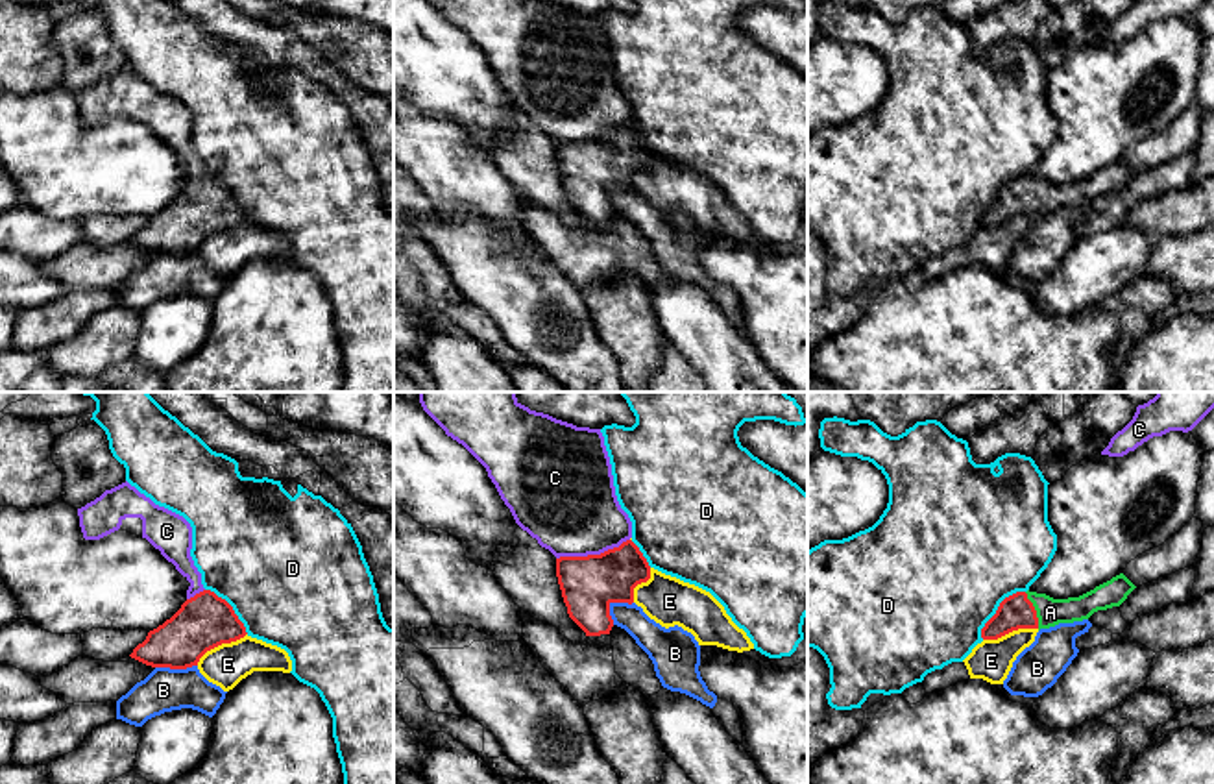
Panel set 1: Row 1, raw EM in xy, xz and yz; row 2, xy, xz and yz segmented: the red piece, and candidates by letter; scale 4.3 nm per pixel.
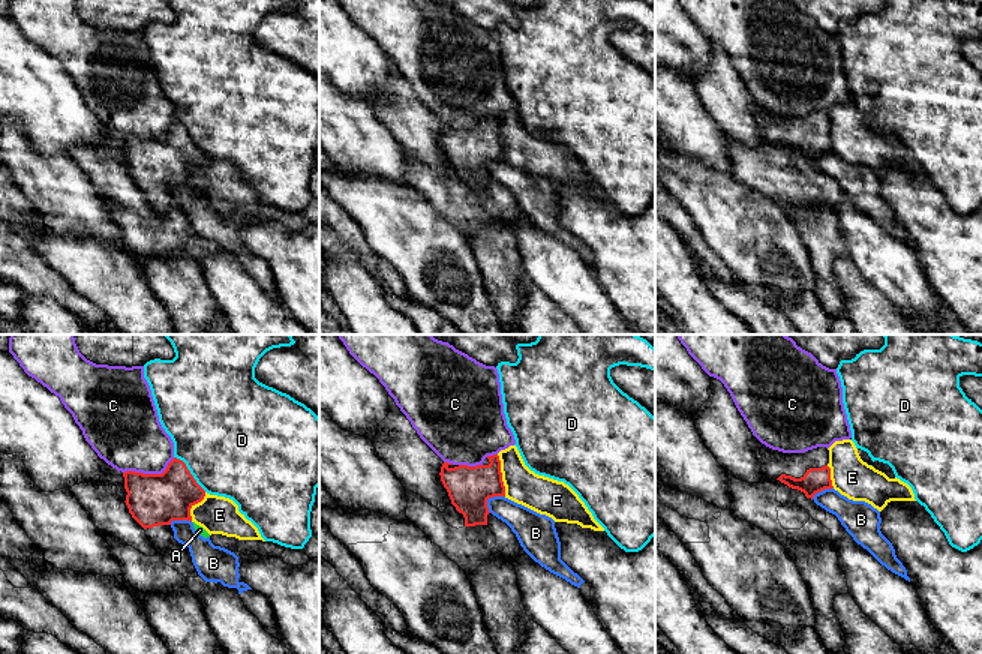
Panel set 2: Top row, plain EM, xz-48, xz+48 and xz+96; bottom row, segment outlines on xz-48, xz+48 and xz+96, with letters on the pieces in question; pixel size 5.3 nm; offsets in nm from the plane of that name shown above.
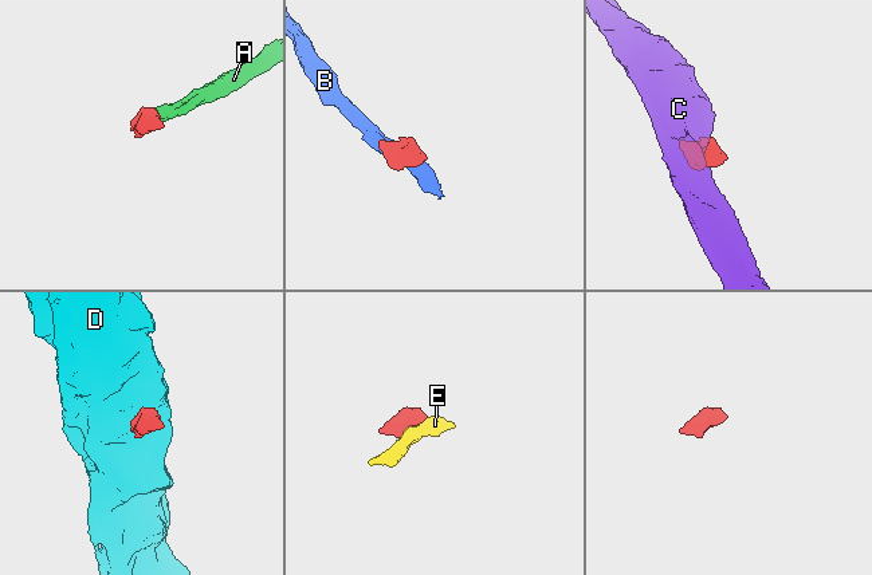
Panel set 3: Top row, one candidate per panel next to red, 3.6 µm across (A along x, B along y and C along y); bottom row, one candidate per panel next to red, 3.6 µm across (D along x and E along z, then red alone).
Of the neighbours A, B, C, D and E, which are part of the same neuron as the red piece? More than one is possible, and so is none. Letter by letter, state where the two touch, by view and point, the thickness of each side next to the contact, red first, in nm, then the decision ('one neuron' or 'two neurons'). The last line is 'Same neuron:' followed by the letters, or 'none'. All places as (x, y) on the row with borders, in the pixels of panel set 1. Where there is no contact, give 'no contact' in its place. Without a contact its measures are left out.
A: meets red in yz at (1035, 611); 150 nm thick on the red side, 120 nm on the other; one neuron
B: meets red in xz at (612, 601); 240 nm thick on the red side, 140 nm on the other; two neurons
C: meets red in xz at (592, 555); 240 nm thick on the red side, 420 nm on the other; two neurons
D: meets red in yz at (998, 609); 150 nm thick on the red side, 480 nm on the other; two neurons
E: meets red in yz at (1009, 631); 150 nm thick on the red side, 180 nm on the other; two neurons
Same neuron: A

